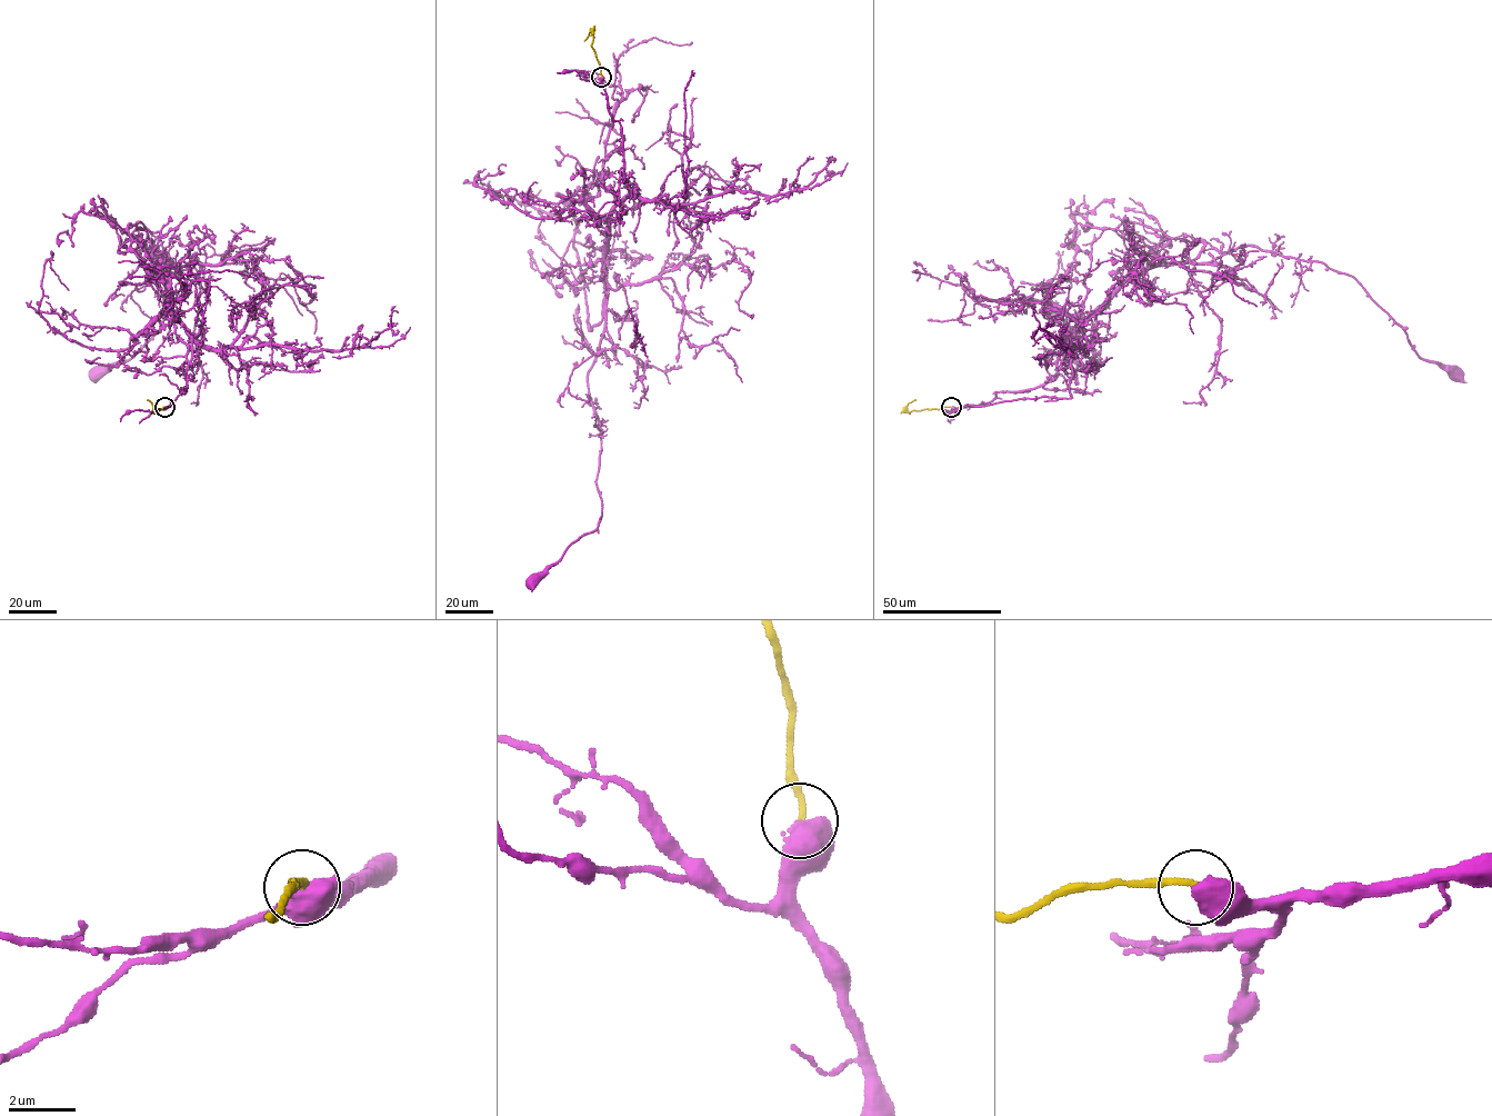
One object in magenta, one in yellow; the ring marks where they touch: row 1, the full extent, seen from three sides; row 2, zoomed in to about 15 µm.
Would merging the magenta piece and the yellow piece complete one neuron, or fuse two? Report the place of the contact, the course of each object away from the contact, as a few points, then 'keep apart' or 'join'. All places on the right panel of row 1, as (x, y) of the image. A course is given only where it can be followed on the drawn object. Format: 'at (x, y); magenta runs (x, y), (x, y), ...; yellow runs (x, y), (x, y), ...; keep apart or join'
at (951, 407); magenta runs (951, 407), (1049, 381), (1067, 337), (1131, 277), (1250, 246), (1350, 275), (1422, 358), (1452, 374); yellow runs (951, 407), (908, 411), (907, 406), (915, 399); keep apart

